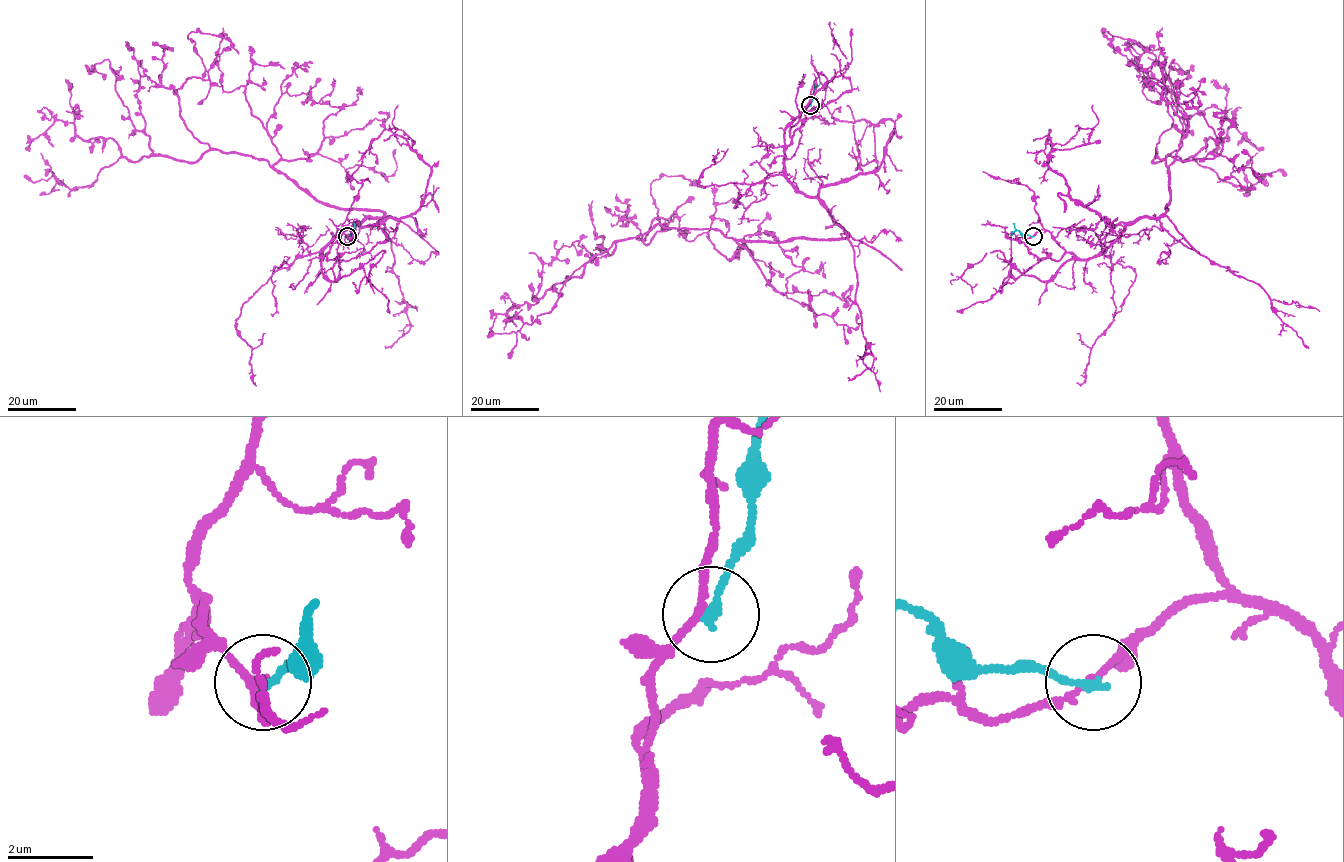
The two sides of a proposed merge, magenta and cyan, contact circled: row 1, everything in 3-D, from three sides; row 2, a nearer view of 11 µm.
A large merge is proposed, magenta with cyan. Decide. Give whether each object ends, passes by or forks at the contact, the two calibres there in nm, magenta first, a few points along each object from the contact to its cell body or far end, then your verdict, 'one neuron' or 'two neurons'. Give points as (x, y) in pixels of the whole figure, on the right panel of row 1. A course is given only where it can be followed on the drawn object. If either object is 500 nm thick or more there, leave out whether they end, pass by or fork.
magenta passes by; cyan ends; calibres 180 and 240 nm; course magenta (1032, 236), (1090, 258), (1167, 210), (1168, 89), (1146, 77), (1155, 56), (1104, 31), (1115, 54); course cyan (1032, 236), (1017, 230), (1011, 236); two neurons

